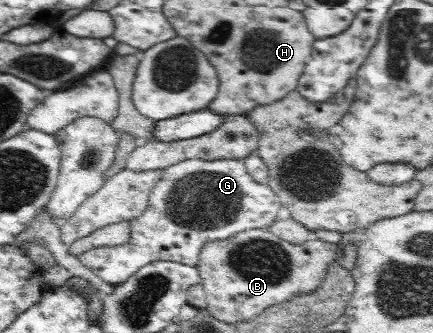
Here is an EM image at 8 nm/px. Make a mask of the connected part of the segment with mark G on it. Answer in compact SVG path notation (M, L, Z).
M184 160L170 166L149 193L149 206L141 217L130 222L132 237L128 245L96 247L80 254L77 258L85 267L100 276L110 287L116 286L134 276L140 268L155 261L172 261L195 267L199 263L199 252L212 241L231 239L240 232L258 228L268 230L276 220L280 208L278 195L269 184L254 180L242 161Z

